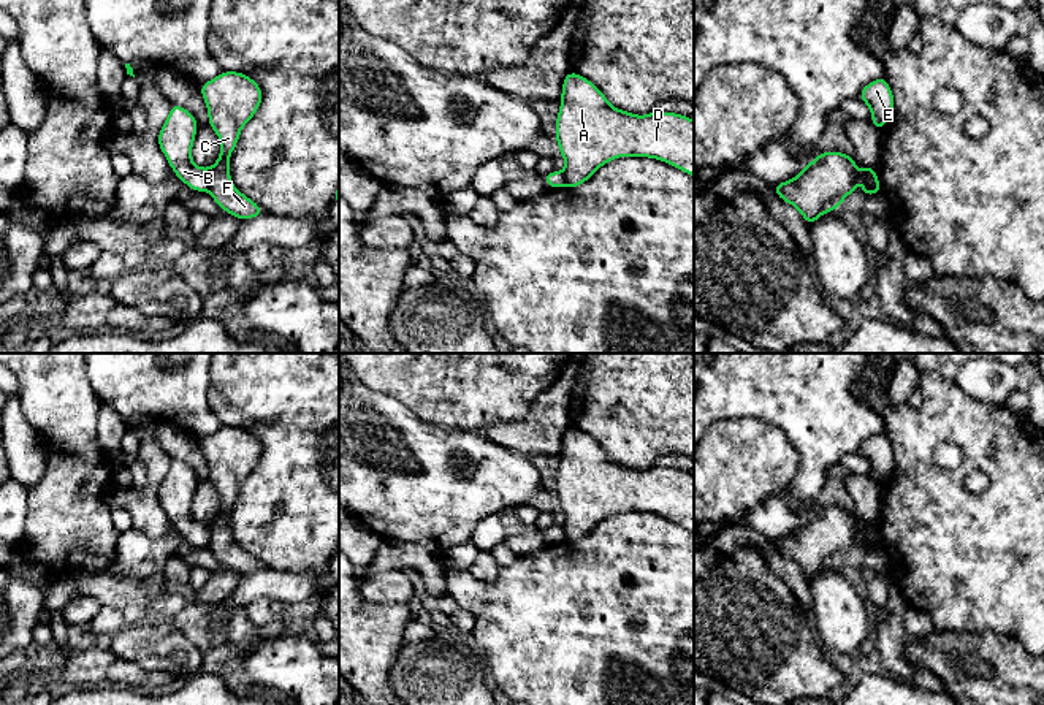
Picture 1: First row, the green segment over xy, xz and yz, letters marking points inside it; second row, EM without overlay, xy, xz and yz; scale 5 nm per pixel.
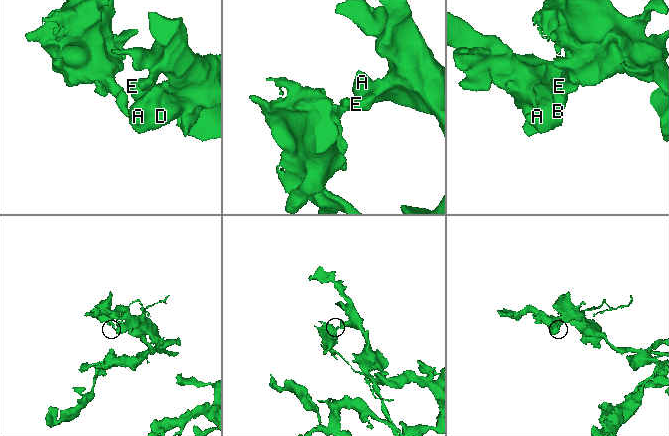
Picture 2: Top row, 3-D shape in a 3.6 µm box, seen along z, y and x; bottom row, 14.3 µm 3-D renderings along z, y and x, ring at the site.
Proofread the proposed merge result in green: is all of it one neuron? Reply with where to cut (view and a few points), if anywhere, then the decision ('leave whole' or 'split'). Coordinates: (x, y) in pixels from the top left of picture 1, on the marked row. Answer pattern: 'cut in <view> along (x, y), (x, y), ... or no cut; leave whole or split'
cut in xy along (206, 168), (208, 190); split

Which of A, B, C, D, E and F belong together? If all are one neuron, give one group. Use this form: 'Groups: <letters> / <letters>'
Groups: A C D E F / B

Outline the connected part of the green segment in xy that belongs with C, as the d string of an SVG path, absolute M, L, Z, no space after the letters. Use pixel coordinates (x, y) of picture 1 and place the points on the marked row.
M222 71L200 86L208 108L208 124L220 139L220 155L208 168L208 192L227 214L249 220L265 214L261 208L241 193L230 177L230 155L233 154L242 127L257 114L263 95L258 82L239 71Z

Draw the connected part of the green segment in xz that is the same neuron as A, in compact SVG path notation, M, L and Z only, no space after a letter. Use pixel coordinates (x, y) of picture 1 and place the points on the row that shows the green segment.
M569 71L562 81L561 108L556 116L556 143L566 166L567 187L580 187L600 166L619 157L648 157L669 163L694 177L694 120L678 112L635 116L616 109L589 79Z

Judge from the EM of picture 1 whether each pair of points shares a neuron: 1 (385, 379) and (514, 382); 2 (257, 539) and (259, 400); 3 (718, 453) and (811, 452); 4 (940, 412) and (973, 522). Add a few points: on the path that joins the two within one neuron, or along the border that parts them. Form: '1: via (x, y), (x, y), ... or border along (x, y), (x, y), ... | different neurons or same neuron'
1: via (417, 379), (482, 377) | same neuron
2: via (273, 503), (281, 495), (281, 430) | same neuron
3: border along (770, 423), (797, 457), (797, 476), (784, 488) | different neurons
4: via (924, 439), (924, 472), (946, 495) | same neuron

